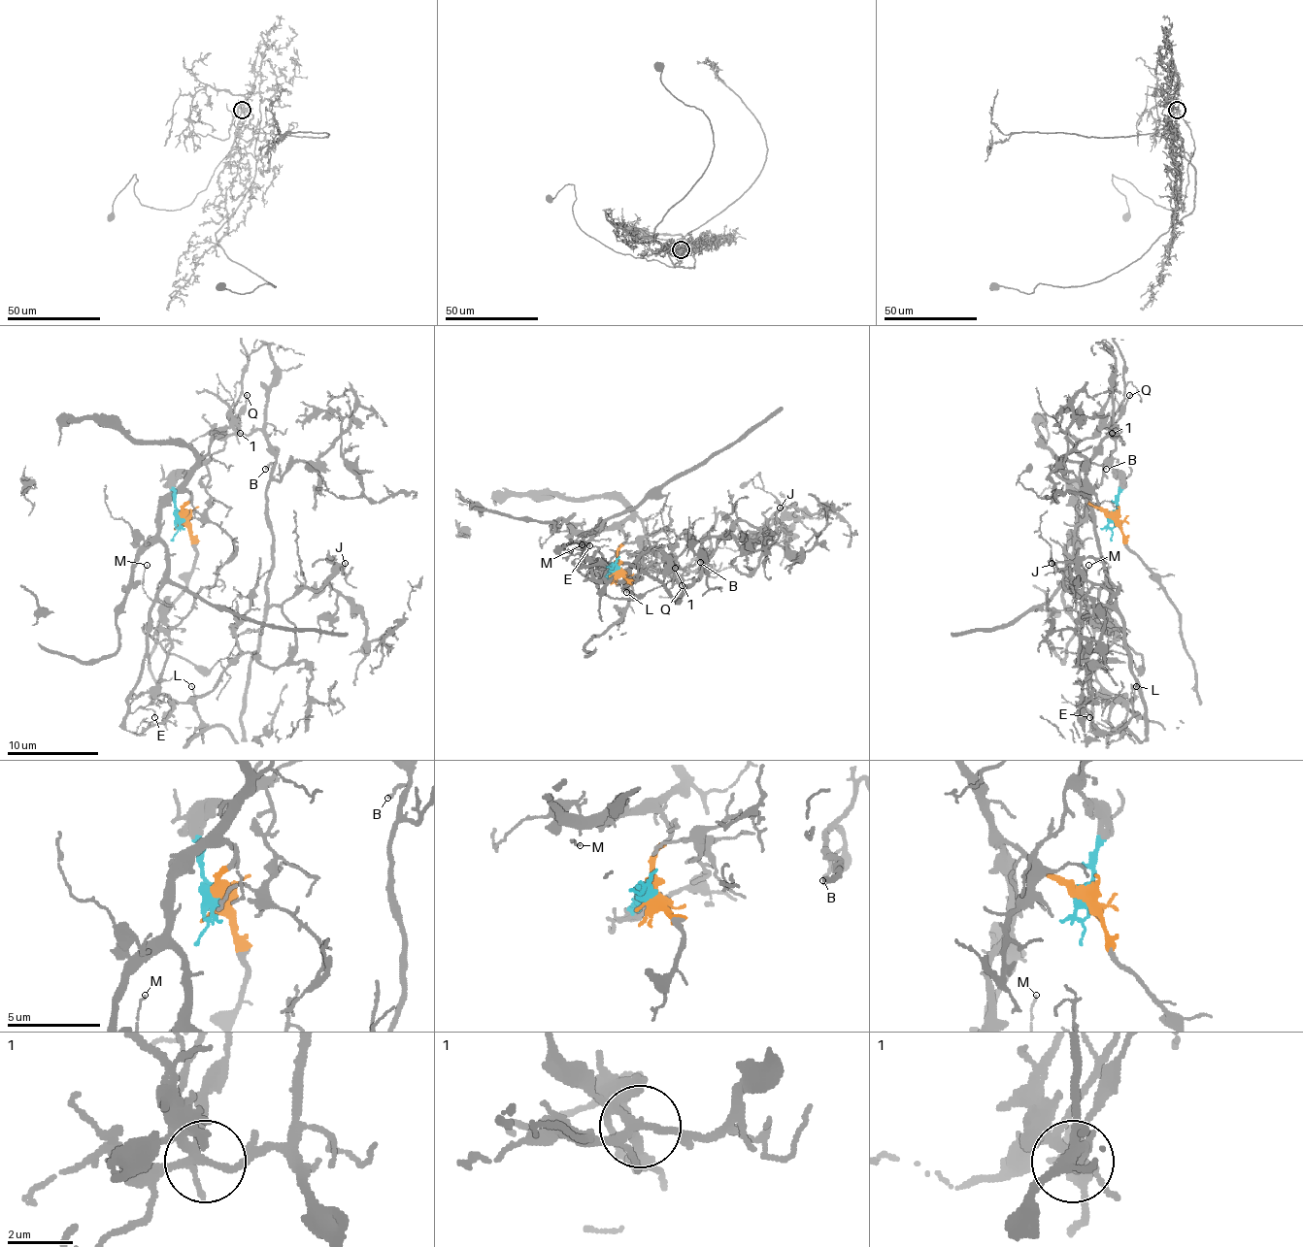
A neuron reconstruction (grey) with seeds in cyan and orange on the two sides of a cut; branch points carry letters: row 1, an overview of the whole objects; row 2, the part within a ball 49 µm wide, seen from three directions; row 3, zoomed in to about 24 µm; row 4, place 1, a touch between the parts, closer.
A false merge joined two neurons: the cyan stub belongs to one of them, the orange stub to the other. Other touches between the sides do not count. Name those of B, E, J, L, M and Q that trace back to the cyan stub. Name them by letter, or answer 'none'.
B, J, Q

